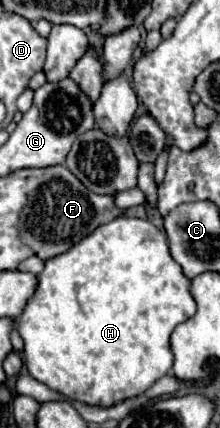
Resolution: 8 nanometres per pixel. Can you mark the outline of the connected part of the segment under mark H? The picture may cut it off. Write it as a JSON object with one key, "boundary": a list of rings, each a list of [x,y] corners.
{"boundary":[[[116,217],[44,265],[34,295],[16,319],[18,333],[24,341],[24,361],[34,379],[70,401],[112,407],[144,393],[156,379],[170,371],[170,333],[178,323],[188,319],[188,311],[196,311],[196,303],[190,295],[190,281],[172,259],[168,239],[162,231],[146,219]]]}

